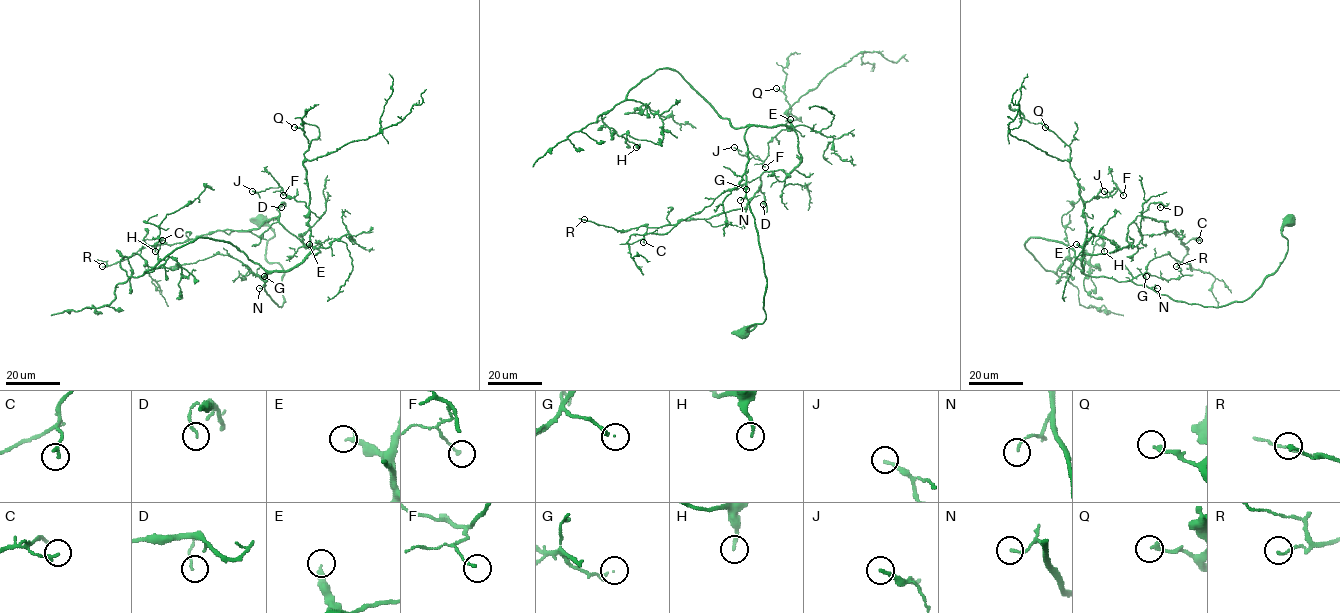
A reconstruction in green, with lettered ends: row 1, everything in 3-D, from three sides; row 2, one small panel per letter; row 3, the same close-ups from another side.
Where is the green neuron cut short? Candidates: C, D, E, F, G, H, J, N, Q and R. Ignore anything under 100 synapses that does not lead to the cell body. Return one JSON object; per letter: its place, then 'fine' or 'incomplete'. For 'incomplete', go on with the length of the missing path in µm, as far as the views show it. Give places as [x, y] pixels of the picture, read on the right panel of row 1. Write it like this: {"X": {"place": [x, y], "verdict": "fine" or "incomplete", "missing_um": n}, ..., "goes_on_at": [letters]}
{"C": {"place": [1199, 240], "verdict": "fine"}, "D": {"place": [1160, 207], "verdict": "fine"}, "E": {"place": [1076, 244], "verdict": "incomplete", "missing_um": 140}, "F": {"place": [1123, 195], "verdict": "fine"}, "G": {"place": [1146, 276], "verdict": "fine"}, "H": {"place": [1104, 251], "verdict": "fine"}, "J": {"place": [1104, 191], "verdict": "fine"}, "N": {"place": [1157, 288], "verdict": "fine"}, "Q": {"place": [1045, 127], "verdict": "fine"}, "R": {"place": [1176, 266], "verdict": "fine"}, "goes_on_at": ["E"]}

